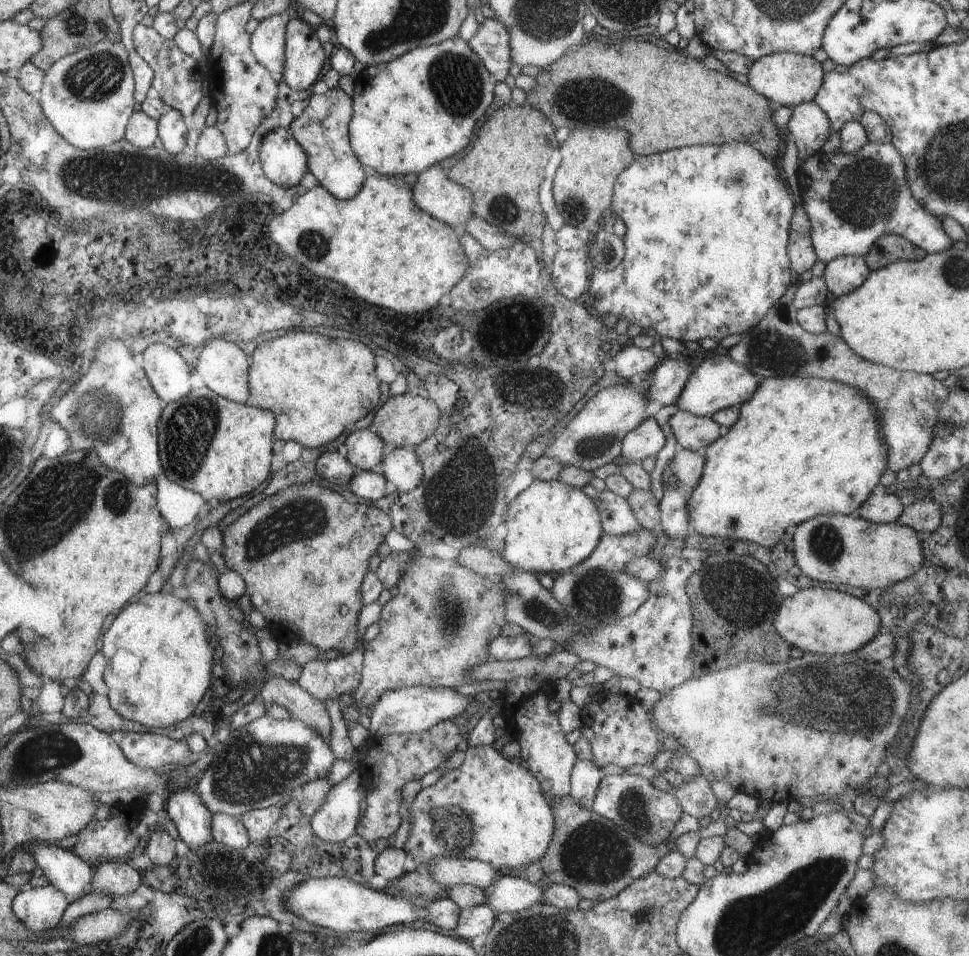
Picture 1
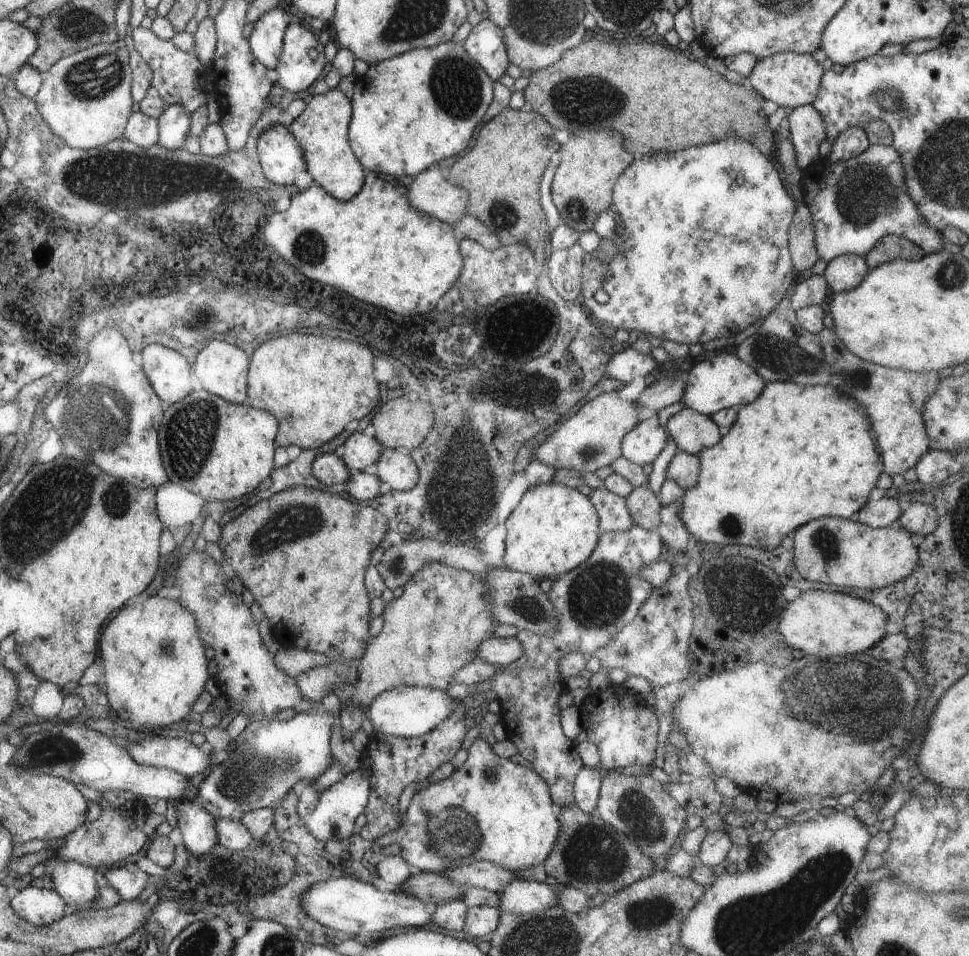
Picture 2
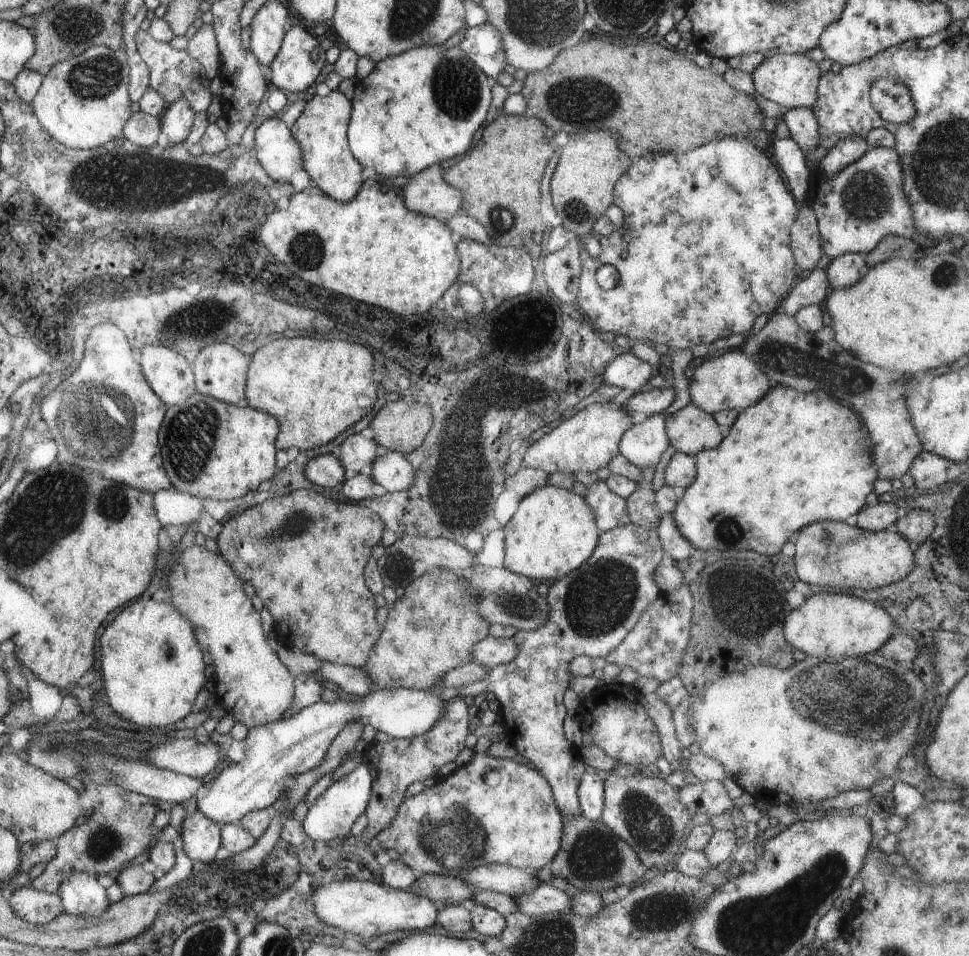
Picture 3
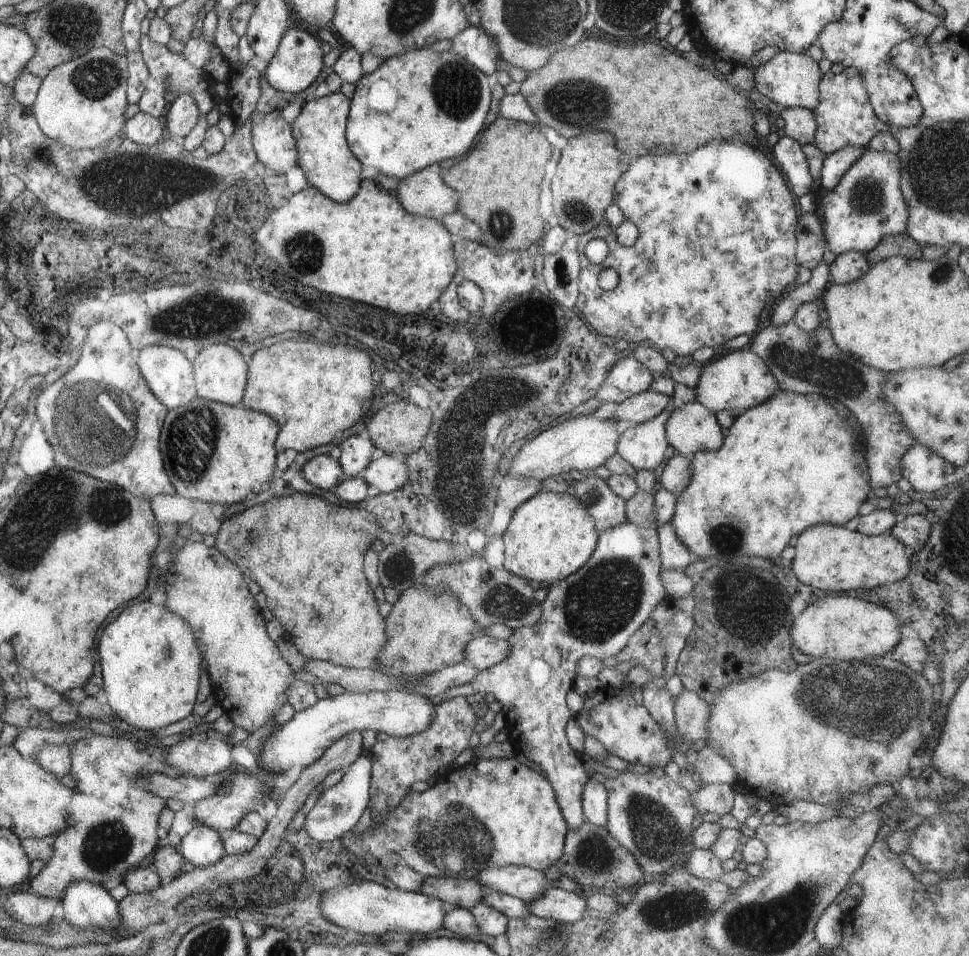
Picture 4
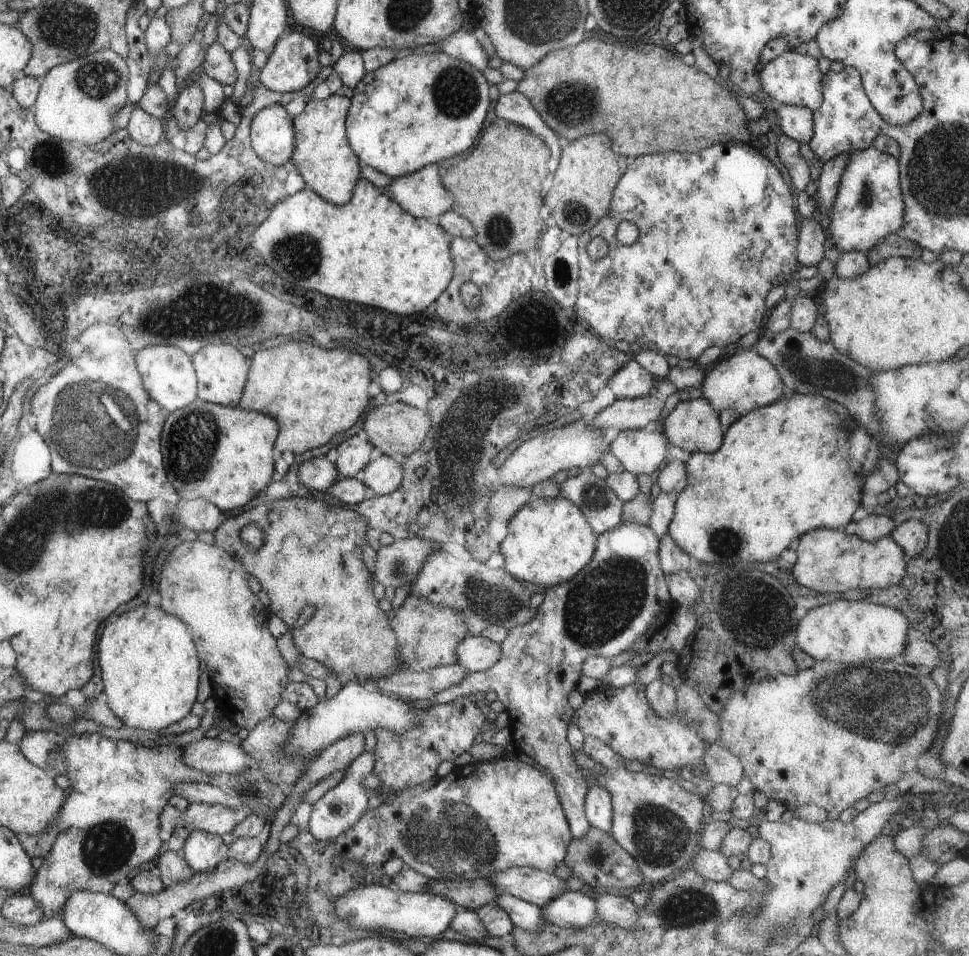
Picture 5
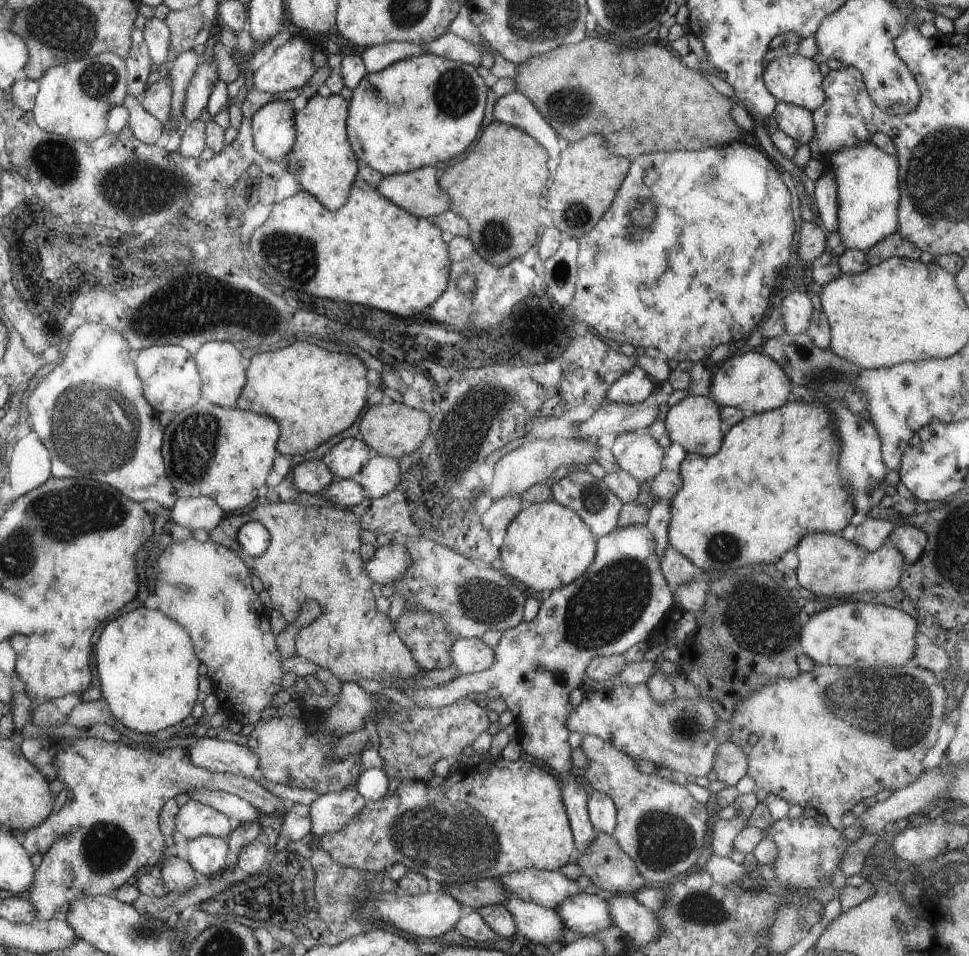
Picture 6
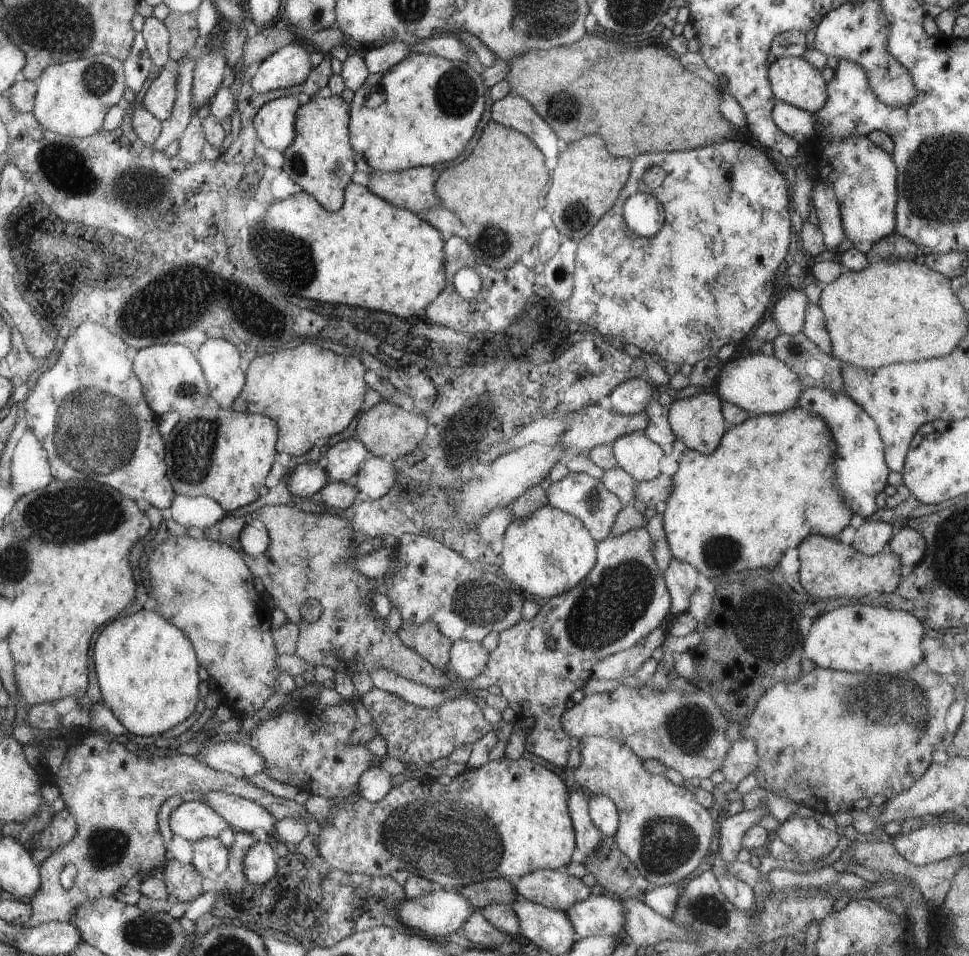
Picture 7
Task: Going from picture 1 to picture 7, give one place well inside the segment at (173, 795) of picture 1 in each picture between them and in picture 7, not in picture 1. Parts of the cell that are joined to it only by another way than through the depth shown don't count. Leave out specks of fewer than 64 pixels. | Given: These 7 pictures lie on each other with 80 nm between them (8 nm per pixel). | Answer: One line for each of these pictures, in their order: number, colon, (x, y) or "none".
2: (197, 825)
3: (201, 836)
4: (202, 846)
5: (204, 851)
6: (208, 855)
7: (211, 857)

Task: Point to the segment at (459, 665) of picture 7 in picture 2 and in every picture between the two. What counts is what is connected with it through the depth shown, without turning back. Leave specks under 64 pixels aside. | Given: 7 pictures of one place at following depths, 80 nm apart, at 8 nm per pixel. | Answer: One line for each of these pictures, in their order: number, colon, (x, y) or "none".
2: (500, 651)
3: (492, 651)
4: (483, 652)
5: (476, 653)
6: (470, 656)

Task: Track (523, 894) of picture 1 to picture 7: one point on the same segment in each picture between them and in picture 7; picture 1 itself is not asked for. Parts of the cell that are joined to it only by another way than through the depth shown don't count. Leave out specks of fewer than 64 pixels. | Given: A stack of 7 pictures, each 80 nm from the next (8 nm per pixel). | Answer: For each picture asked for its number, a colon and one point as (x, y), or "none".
2: (519, 896)
3: (543, 898)
4: (557, 904)
5: (573, 909)
6: (586, 914)
7: (598, 914)

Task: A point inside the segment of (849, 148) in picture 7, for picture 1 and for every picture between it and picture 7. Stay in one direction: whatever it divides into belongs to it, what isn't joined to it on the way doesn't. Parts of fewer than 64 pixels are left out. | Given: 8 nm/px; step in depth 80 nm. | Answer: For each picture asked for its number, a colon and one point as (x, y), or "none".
1: (851, 199)
2: (854, 203)
3: (862, 203)
4: (867, 204)
5: (869, 206)
6: (868, 195)

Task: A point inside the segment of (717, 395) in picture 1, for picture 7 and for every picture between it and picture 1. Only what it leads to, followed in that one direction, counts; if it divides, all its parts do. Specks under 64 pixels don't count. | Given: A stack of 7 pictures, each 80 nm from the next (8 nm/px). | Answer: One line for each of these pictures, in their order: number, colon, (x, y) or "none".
2: (723, 381)
3: (732, 380)
4: (740, 380)
5: (745, 381)
6: (752, 382)
7: (760, 384)

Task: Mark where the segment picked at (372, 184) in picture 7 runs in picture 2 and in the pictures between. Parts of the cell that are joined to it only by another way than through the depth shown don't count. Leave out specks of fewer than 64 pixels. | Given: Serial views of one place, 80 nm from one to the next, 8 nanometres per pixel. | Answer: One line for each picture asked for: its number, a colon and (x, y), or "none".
2: (431, 192)
3: (427, 193)
4: (425, 193)
5: (422, 193)
6: (419, 191)

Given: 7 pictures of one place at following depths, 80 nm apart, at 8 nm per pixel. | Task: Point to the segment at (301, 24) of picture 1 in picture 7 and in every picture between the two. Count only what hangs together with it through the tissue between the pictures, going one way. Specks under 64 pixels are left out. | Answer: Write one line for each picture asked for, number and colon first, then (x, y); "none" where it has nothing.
2: (302, 59)
3: (301, 58)
4: (298, 62)
5: (293, 64)
6: (291, 66)
7: (289, 66)

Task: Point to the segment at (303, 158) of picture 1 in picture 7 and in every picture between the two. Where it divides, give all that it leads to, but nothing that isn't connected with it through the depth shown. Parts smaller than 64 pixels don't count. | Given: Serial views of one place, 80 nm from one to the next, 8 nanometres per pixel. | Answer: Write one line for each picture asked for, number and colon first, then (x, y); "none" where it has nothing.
2: (282, 159)
3: (278, 151)
4: (273, 140)
5: (272, 135)
6: (274, 132)
7: (275, 123)

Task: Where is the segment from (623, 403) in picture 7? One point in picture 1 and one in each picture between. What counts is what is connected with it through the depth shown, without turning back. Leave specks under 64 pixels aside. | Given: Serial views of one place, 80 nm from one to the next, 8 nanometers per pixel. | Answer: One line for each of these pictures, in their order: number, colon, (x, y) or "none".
1: (630, 360)
2: (625, 365)
3: (625, 370)
4: (628, 375)
5: (631, 381)
6: (634, 386)

